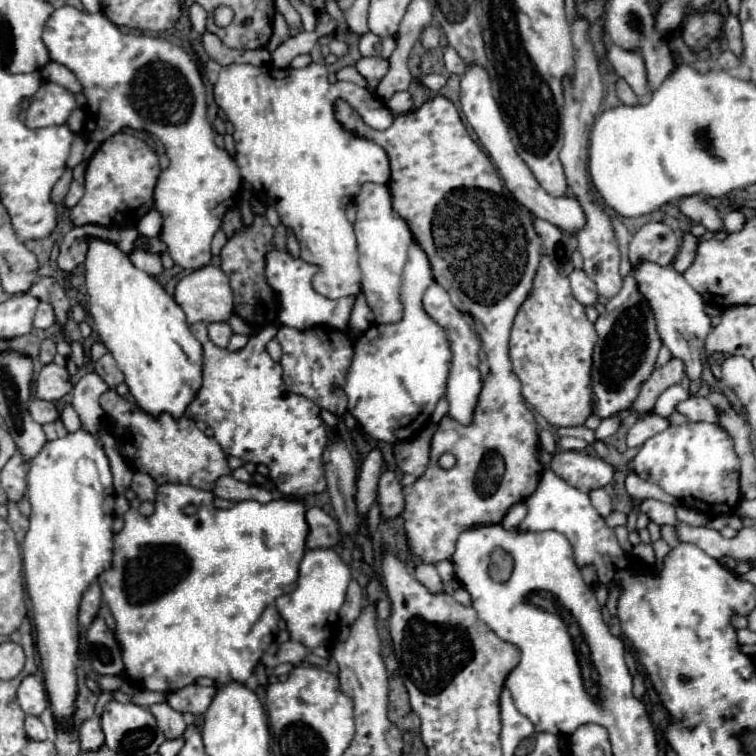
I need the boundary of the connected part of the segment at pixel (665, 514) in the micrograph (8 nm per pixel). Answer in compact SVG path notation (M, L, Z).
M644 499L640 503L640 511L648 515L650 521L654 521L656 525L674 525L676 523L676 511L674 505L670 503L662 503L656 499Z

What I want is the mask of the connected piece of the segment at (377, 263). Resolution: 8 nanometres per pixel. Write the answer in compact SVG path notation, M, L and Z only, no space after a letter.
M364 183L354 203L358 207L358 217L354 221L354 233L358 241L362 285L364 285L368 305L372 307L378 325L398 323L404 313L402 303L400 303L400 287L402 287L402 267L406 263L408 243L412 239L410 227L406 225L406 221L394 215L388 185Z

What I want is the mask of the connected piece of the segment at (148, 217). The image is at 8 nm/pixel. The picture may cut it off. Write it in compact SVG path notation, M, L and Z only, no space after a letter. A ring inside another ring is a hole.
M154 209L148 211L148 213L140 219L140 223L138 223L138 231L140 231L142 235L146 235L146 237L158 235L160 229L162 229L162 217L160 217L160 213L154 211Z

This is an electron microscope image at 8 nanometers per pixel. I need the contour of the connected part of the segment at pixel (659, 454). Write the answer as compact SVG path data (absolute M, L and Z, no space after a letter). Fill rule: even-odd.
M684 423L670 425L662 433L650 437L636 457L628 461L630 471L638 477L660 485L672 497L714 517L730 515L740 503L740 459L734 451L732 435L716 423ZM724 493L724 499L708 499Z

